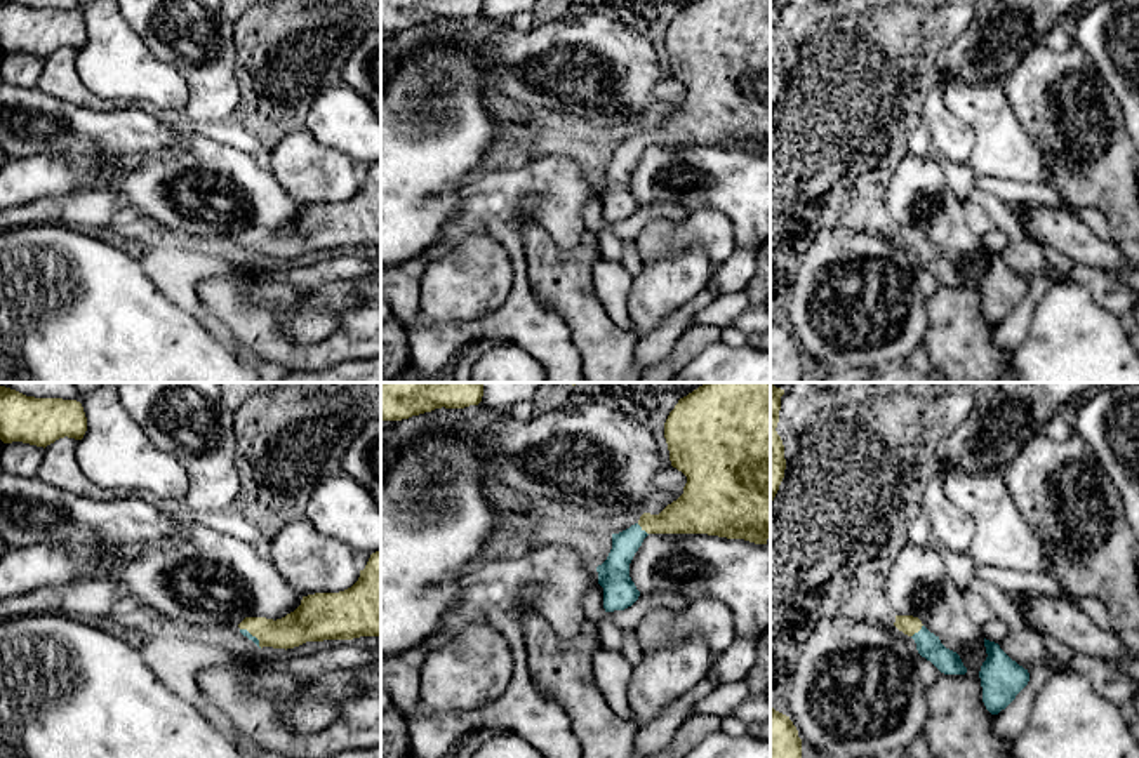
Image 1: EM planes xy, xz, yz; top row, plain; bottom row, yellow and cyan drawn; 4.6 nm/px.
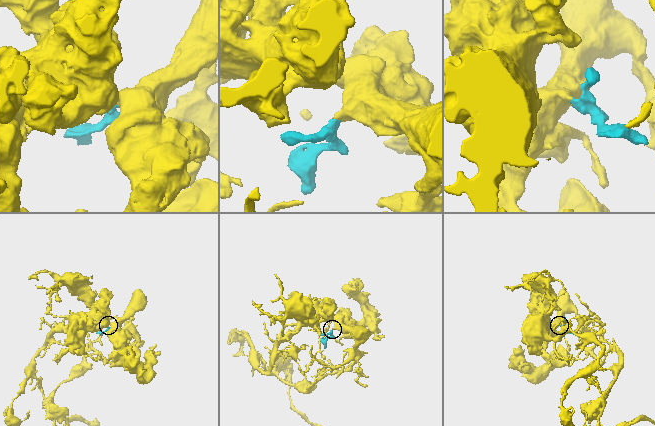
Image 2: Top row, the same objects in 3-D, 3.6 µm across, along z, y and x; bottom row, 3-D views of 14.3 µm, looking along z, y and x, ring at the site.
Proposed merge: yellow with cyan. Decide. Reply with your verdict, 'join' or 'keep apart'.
join

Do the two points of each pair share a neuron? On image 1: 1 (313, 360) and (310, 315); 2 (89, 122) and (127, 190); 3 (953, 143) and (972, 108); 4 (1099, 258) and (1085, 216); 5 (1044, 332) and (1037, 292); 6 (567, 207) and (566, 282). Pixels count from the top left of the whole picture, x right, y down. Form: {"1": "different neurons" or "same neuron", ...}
{"1": "different neurons", "2": "same neuron", "3": "different neurons", "4": "different neurons", "5": "different neurons", "6": "different neurons"}

